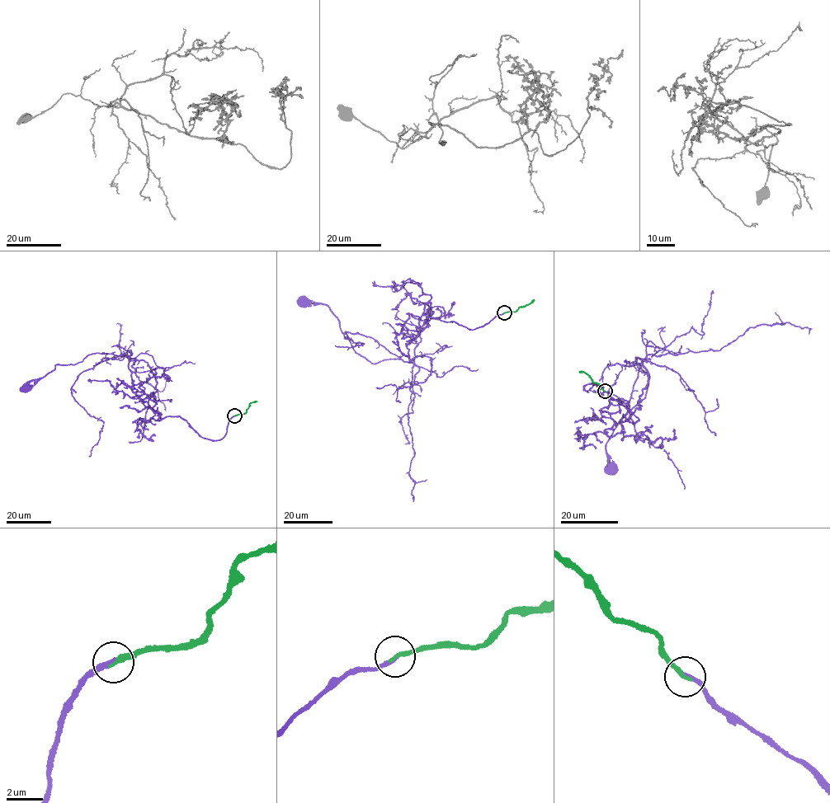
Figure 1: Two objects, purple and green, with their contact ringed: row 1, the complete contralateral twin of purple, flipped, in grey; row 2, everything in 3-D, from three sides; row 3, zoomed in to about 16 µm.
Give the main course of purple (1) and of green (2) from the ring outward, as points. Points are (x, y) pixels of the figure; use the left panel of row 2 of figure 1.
1: (234, 415), (213, 441), (179, 416), (162, 418), (132, 389), (129, 359), (110, 353), (56, 364), (25, 387)
2: (234, 415), (244, 413), (250, 403), (257, 401)

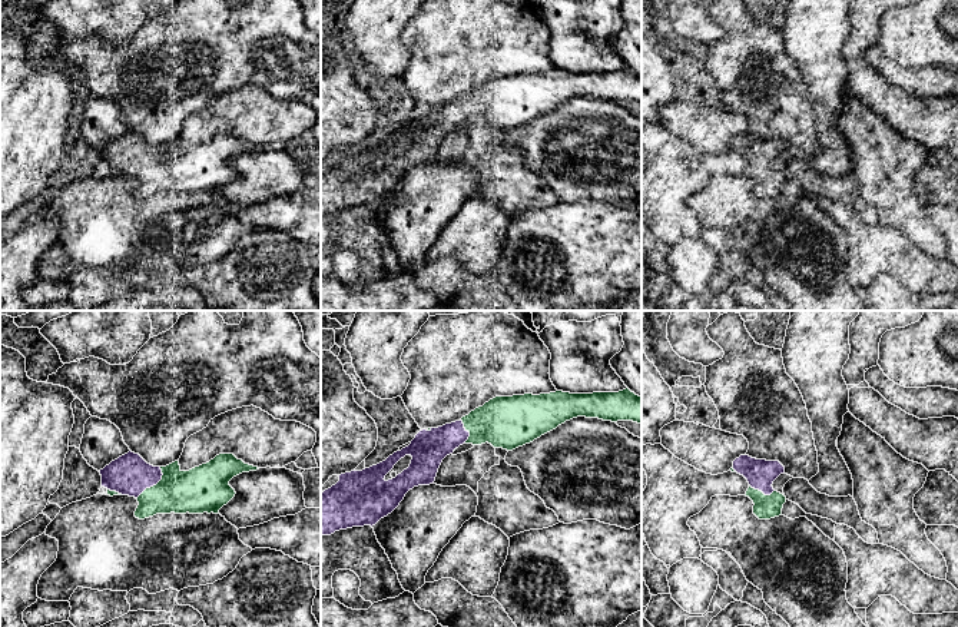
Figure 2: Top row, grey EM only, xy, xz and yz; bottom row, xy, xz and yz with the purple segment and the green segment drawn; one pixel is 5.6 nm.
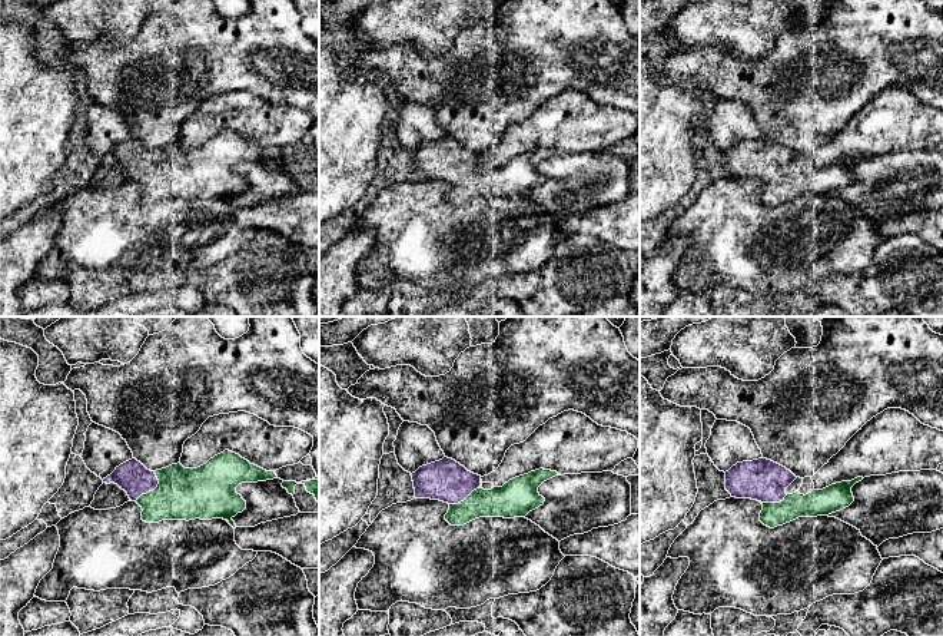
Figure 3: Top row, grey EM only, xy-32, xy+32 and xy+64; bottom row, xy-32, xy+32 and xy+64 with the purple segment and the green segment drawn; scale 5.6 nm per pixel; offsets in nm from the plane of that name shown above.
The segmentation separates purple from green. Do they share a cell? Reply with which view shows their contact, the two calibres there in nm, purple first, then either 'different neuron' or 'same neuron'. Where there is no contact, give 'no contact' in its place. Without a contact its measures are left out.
xy | 220/260 nm | same neuron

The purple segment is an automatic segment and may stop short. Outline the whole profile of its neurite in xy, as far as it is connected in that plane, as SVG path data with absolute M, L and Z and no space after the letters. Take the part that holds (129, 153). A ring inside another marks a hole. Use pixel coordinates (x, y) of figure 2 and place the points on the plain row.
M129 130L99 152L107 175L135 176L139 182L135 196L145 199L170 192L219 193L236 173L229 160L256 149L233 133L219 133L206 143L182 150L179 140L153 146Z

